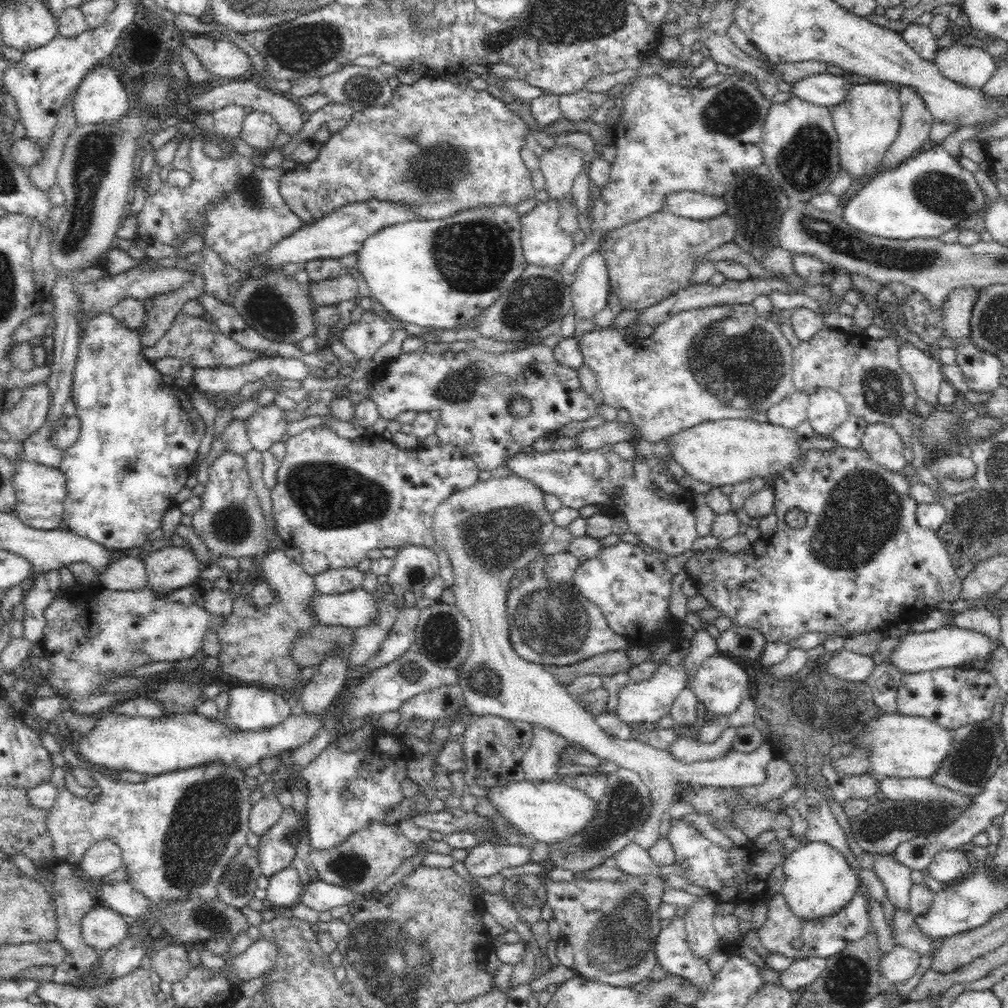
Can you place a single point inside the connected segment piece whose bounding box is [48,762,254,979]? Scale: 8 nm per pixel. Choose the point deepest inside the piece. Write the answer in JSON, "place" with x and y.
{"place":[178,831]}

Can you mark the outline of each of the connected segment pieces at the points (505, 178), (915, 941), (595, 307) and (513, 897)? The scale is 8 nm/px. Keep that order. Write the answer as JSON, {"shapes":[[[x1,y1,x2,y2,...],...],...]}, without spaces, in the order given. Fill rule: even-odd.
{"shapes":[[[421,78,414,84,398,85,394,88,392,98,386,104,378,108,355,110,348,124,336,133,331,133,329,140,321,143,318,158,309,162,304,170,295,170,286,173,283,171,280,179,279,191,286,207,293,213,302,225,312,224,321,217,326,216,339,209,342,206,353,204,356,202,365,202,370,199,384,200,392,203,404,203,408,207,412,207,420,219,441,220,452,217,456,212,465,209,471,209,476,206,516,206,521,201,528,198,535,198,536,190,532,187,532,179,530,170,524,165,520,157,520,148,524,144,524,136,528,134,529,128,524,125,525,116,512,114,506,107,504,100,491,96,486,89,474,90,466,87,465,84,454,86,450,82,440,80,440,78]],[[896,909,894,912,894,934,897,942,920,956,934,954,933,941,920,933,918,925,914,923,914,916,908,911]],[[598,250,593,254,588,254,576,270,574,282,569,286,571,299,573,300,572,314,574,314,576,322,580,319,588,320,594,318,606,306,610,290,611,285,607,265,602,253]],[[512,875,504,879,499,892,516,909,520,922,524,922,529,930,542,920,541,910,547,904,547,888,538,876]]]}

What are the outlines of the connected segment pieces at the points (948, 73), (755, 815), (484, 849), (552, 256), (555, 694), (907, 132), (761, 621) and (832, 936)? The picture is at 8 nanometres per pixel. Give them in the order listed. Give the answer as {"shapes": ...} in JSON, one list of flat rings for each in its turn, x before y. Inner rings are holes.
{"shapes":[[[966,41,939,48,933,61,946,78,964,86,983,88,996,70,992,57,980,43]],[[750,809,731,814,730,820,734,822,734,827,738,825,738,829,752,840,762,832,779,831,788,829,791,831,793,821,786,813,770,812,766,810]],[[480,844,470,848,463,862,475,879,492,876,510,866,522,866,531,859,532,848,520,844]],[[548,199,548,202,538,201,533,210,530,210,526,216,522,216,521,244,527,265,554,269,557,265,564,264,574,252,576,245,573,236,560,229,560,205,562,203,562,200,557,199]],[[516,474,505,477,490,477,488,480,479,481,466,490,442,501,435,510,433,518,433,535,436,542,450,557,454,569,455,583,453,593,456,597,455,605,464,613,472,623,472,640,468,658,457,666,461,670,459,676,460,688,464,691,467,703,467,713,474,716,492,716,504,718,512,722,526,722,532,726,540,726,566,738,570,743,576,744,580,749,590,752,600,759,610,760,618,767,628,768,642,778,649,788,652,808,644,822,643,828,635,835,635,843,646,850,650,849,661,836,660,825,662,813,670,808,676,798,676,784,703,784,704,786,758,786,766,782,766,766,773,759,773,751,768,742,750,754,742,753,734,749,721,758,685,764,679,762,670,755,667,750,656,750,652,746,637,740,620,740,607,734,596,723,594,715,585,710,579,702,573,698,560,682,553,677,542,665,536,665,525,661,512,649,512,643,508,634,508,617,506,616,506,594,515,583,515,572,519,568,527,566,541,551,554,534,557,527,552,514,546,509,544,502,545,493,527,478,520,478]],[[900,86,897,89,902,105,901,123,895,141,883,158,886,169,893,169,927,147,926,142,934,122,933,114,922,100,923,96,916,92,915,86]],[[838,444,829,450,806,450,796,462,792,462,792,466,784,468,782,472,773,477,771,484,774,486,774,493,776,493,773,509,777,516,777,530,769,538,769,546,764,555,756,555,754,550,731,552,719,546,716,549,703,552,696,550,684,563,683,570,686,578,690,578,696,583,698,586,696,593,704,597,707,602,706,606,717,609,722,615,730,618,732,623,753,628,762,633,768,642,790,644,807,632,829,632,832,635,844,637,846,634,861,635,875,630,885,631,889,626,900,624,909,610,932,609,944,600,952,602,958,599,958,594,963,587,963,579,956,574,949,552,947,548,944,548,944,543,936,531,919,526,916,518,916,509,919,503,910,495,910,481,902,474,876,464,867,450,862,447,849,449],[790,508,799,508,806,513,807,521,804,528,796,530,790,529,786,525,784,514]],[[859,882,858,889,856,889,852,898,840,910,832,912,832,914,826,914,820,919,814,919,796,916,790,910,785,896,781,892,776,893,766,899,766,920,759,928,761,943,772,954,784,954,784,956,795,958,795,960,810,958,811,956,822,958,834,956,846,949,851,942,863,939,872,930,869,913,869,902,871,900,872,896,868,887],[796,939,801,941,800,947,795,947,792,944]]]}

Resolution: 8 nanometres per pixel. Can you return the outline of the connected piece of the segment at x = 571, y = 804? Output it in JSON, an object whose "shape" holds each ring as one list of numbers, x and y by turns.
{"shape":[[560,780,551,782,510,782,484,792,498,808,498,812,516,830,539,842,558,844,582,834,594,822,597,801,578,787]]}

